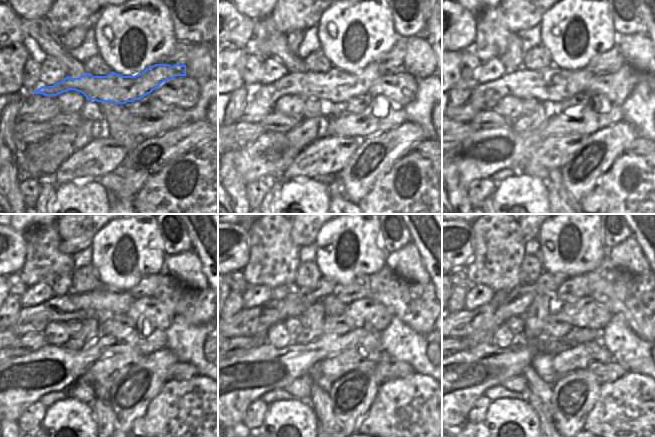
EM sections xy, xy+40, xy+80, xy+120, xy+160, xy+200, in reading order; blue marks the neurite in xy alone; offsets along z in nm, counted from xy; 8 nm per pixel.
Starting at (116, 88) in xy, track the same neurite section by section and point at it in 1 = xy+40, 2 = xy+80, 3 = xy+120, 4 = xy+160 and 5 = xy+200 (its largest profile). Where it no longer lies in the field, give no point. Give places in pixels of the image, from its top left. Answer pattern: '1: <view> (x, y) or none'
1: xy+40 (336, 86)
2: xy+80 (553, 85)
3: xy+120 (102, 305)
4: xy+160 (247, 322)
5: xy+200 (463, 323)

